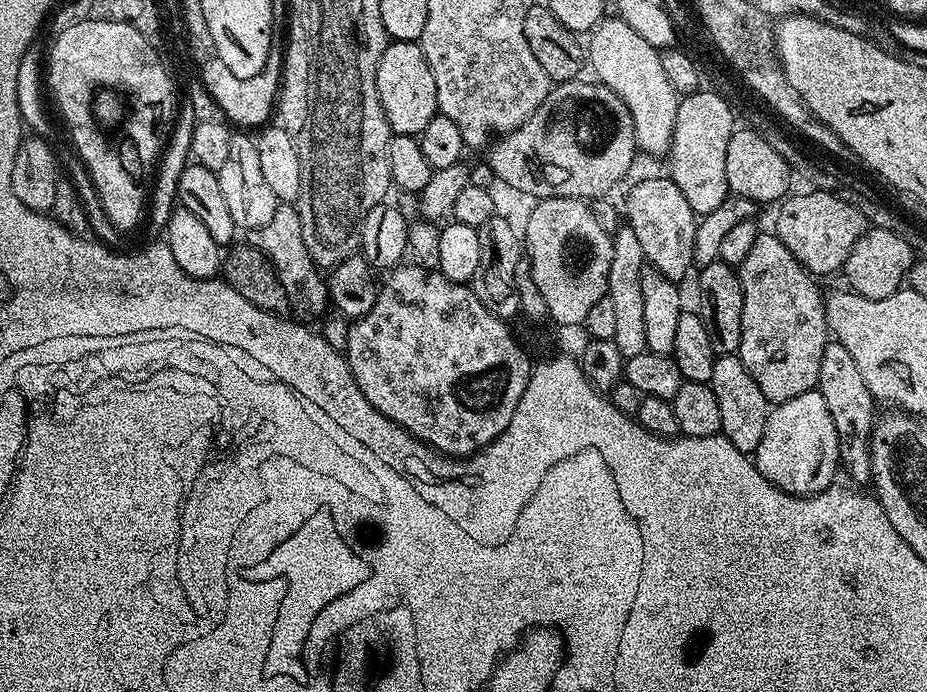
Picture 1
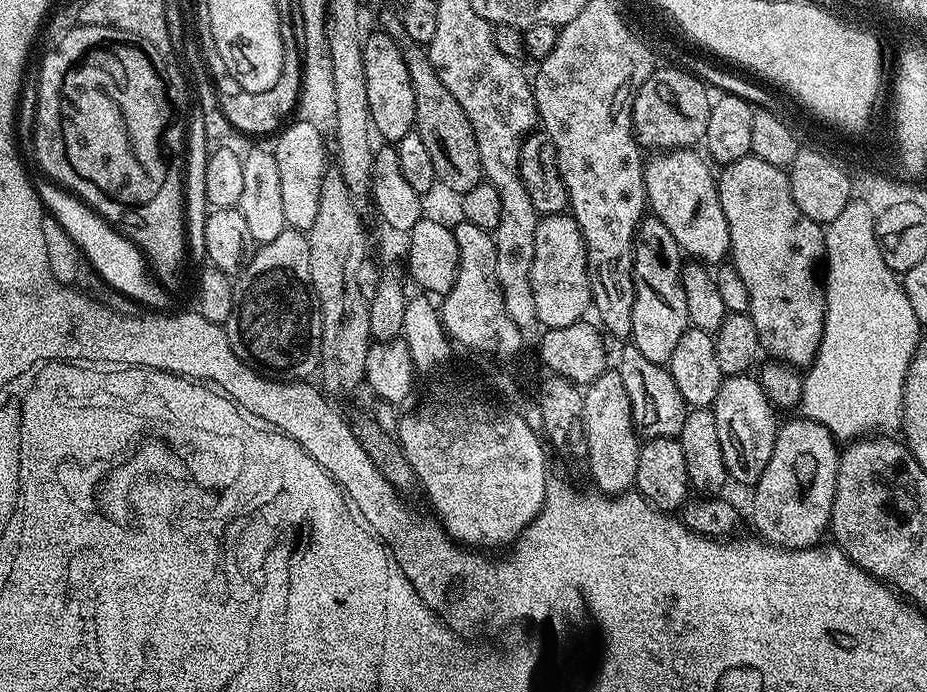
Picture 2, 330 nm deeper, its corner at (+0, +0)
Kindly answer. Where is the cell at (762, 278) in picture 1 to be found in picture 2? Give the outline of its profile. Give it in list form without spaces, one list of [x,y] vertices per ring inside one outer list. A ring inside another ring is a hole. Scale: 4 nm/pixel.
[[[749,154],[741,160],[736,160],[733,164],[723,165],[719,171],[716,189],[718,190],[718,198],[722,202],[722,214],[726,214],[726,226],[730,230],[730,263],[738,270],[742,282],[746,282],[746,290],[750,290],[750,306],[747,313],[752,317],[754,330],[758,330],[761,349],[765,353],[768,351],[772,355],[769,357],[773,361],[790,364],[797,370],[807,369],[808,365],[816,359],[818,346],[822,342],[822,334],[824,333],[824,285],[818,272],[816,276],[816,267],[819,264],[821,267],[824,256],[824,228],[814,223],[810,218],[806,218],[806,214],[802,214],[802,210],[798,210],[798,202],[794,202],[792,184],[788,180],[785,169],[770,166],[770,162],[762,162],[762,158]]]

